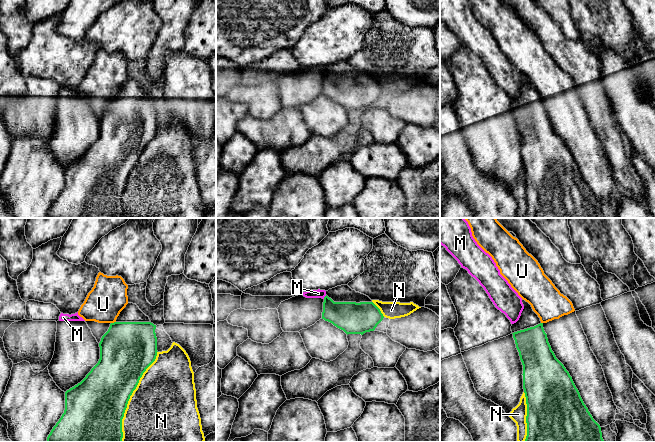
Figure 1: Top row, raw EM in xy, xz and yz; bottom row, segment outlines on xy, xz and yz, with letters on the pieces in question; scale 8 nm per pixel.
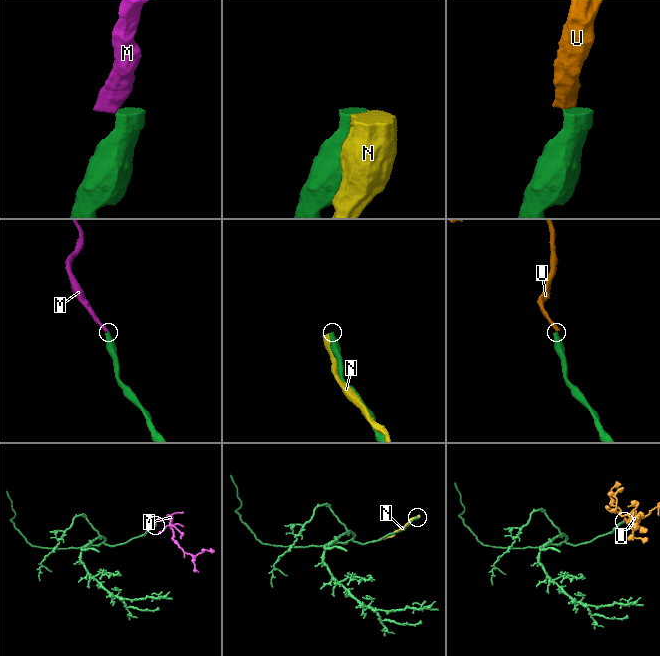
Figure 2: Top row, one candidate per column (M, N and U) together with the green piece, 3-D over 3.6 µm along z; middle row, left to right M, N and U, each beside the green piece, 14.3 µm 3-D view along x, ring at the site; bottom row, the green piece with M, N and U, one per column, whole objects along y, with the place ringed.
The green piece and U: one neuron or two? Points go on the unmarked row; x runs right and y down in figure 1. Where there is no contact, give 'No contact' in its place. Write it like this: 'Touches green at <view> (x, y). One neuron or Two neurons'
Touches green at xy (114, 98). Two neurons

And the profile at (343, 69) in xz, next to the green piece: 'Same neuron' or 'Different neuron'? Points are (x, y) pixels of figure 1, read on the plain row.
Same neuron

